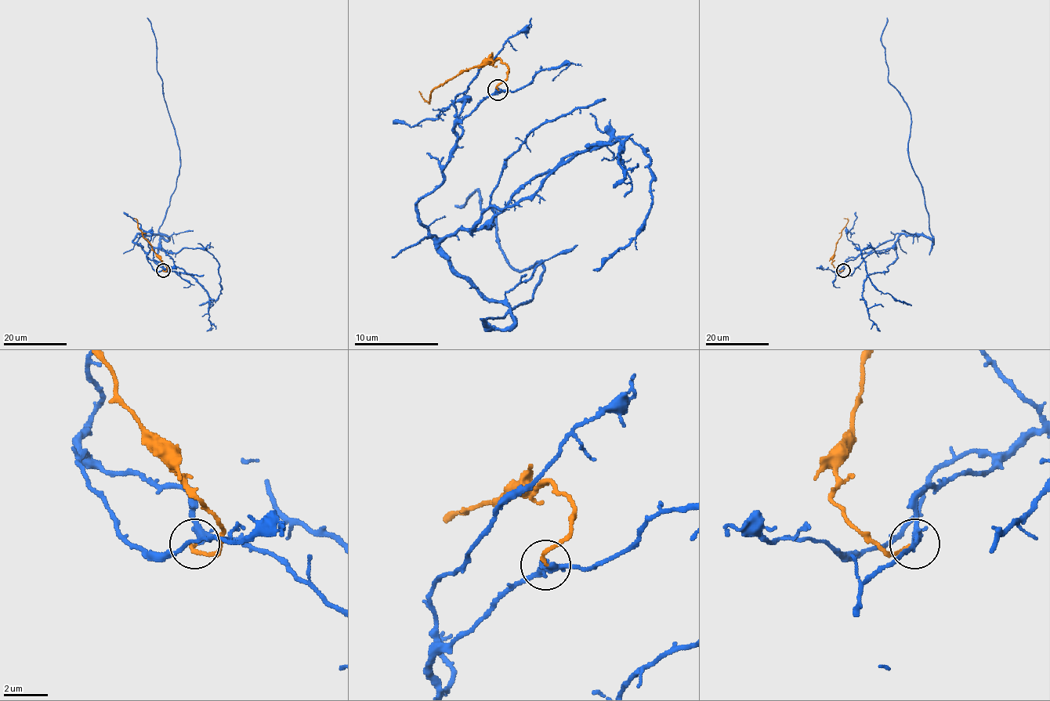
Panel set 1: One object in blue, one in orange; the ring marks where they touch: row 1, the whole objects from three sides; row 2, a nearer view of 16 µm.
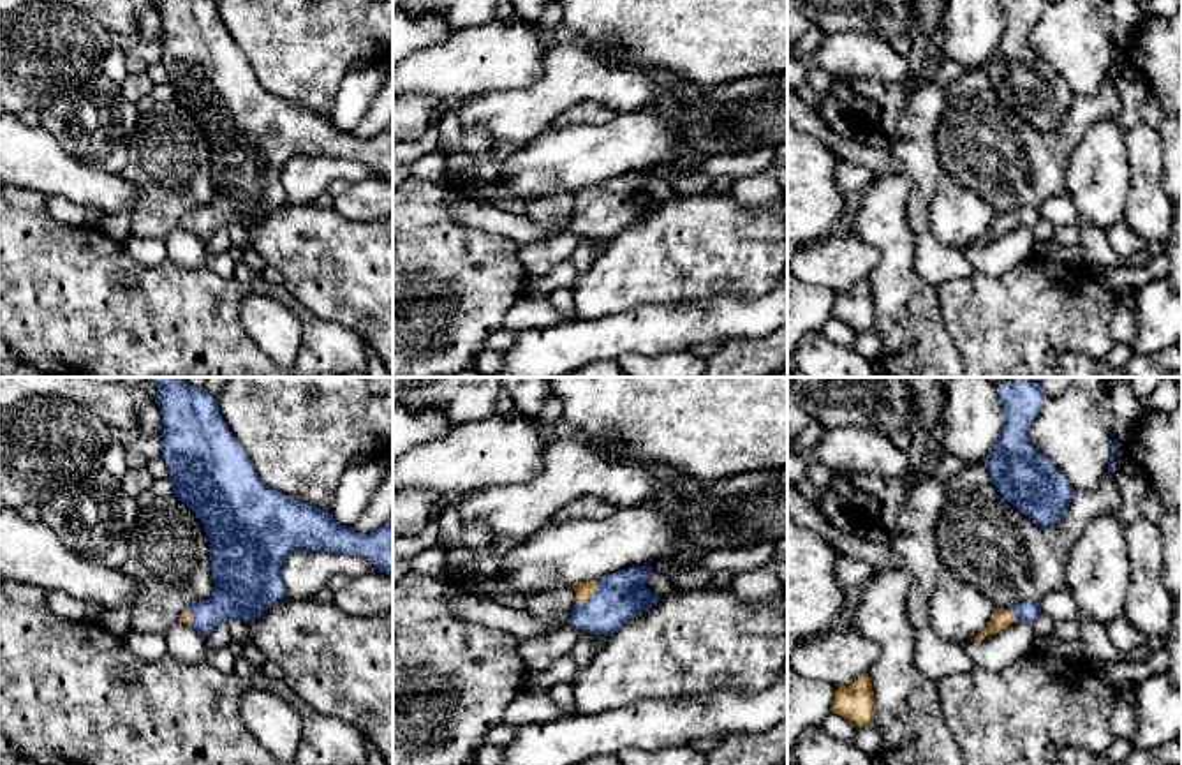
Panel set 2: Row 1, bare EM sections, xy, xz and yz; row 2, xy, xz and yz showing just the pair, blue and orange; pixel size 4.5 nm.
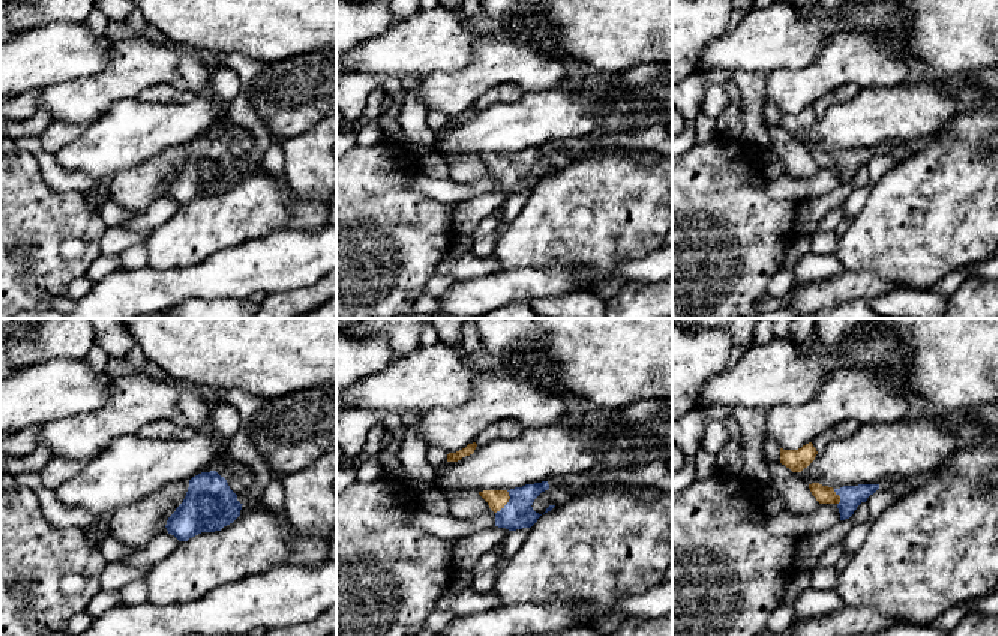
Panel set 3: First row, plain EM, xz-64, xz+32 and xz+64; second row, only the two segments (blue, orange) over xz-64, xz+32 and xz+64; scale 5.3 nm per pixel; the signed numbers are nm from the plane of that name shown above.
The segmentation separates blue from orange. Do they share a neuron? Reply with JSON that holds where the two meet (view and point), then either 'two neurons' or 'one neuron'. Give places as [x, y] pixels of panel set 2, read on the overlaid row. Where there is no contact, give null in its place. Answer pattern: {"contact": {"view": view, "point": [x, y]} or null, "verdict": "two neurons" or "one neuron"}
{"contact": {"view": "xz", "point": [594, 594]}, "verdict": "one neuron"}

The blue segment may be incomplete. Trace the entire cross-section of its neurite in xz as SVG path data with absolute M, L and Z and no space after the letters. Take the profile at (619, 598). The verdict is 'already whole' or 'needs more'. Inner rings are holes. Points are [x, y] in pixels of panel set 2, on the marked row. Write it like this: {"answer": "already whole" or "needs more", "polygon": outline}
{"answer": "needs more", "polygon": "M631 566L601 580L571 585L576 606L569 624L590 635L618 633L625 622L661 599L645 587L652 569L652 566Z"}

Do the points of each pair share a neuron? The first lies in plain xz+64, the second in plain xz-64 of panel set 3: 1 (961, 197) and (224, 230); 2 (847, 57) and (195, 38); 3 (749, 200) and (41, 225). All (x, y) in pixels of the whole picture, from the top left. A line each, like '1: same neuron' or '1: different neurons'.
1: same neuron
2: different neurons
3: same neuron

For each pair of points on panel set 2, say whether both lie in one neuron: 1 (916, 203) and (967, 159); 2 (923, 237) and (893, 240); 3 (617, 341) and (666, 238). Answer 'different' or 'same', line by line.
1: different
2: different
3: different

